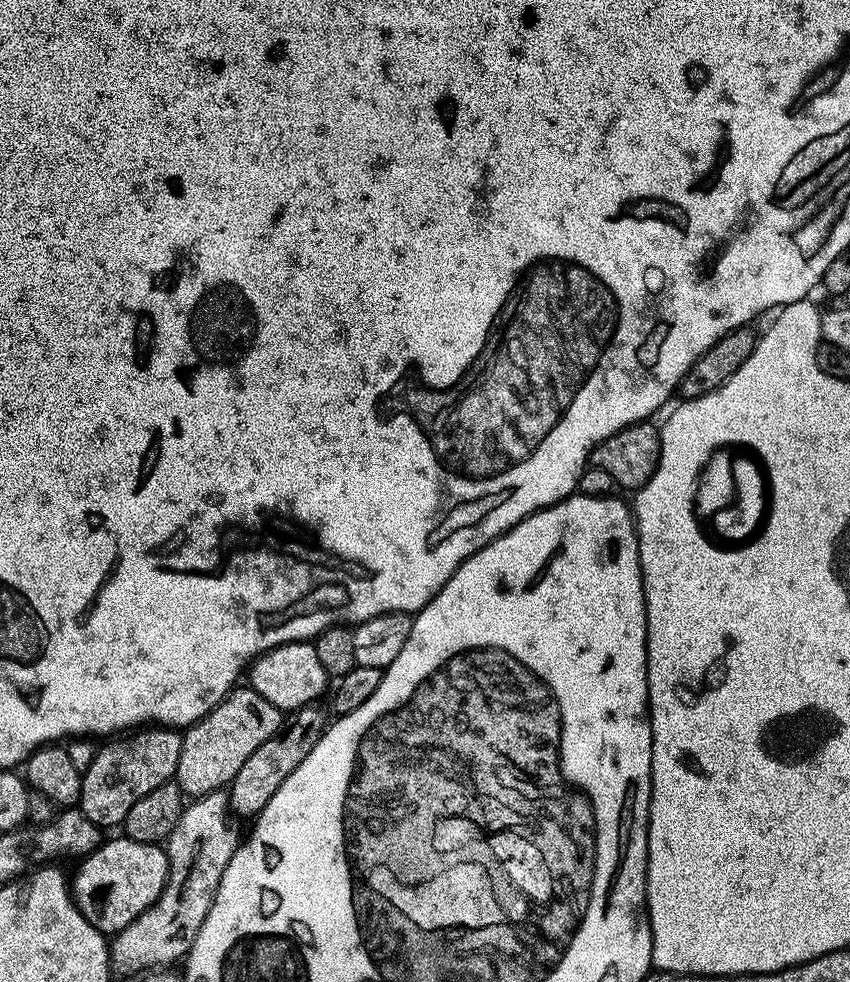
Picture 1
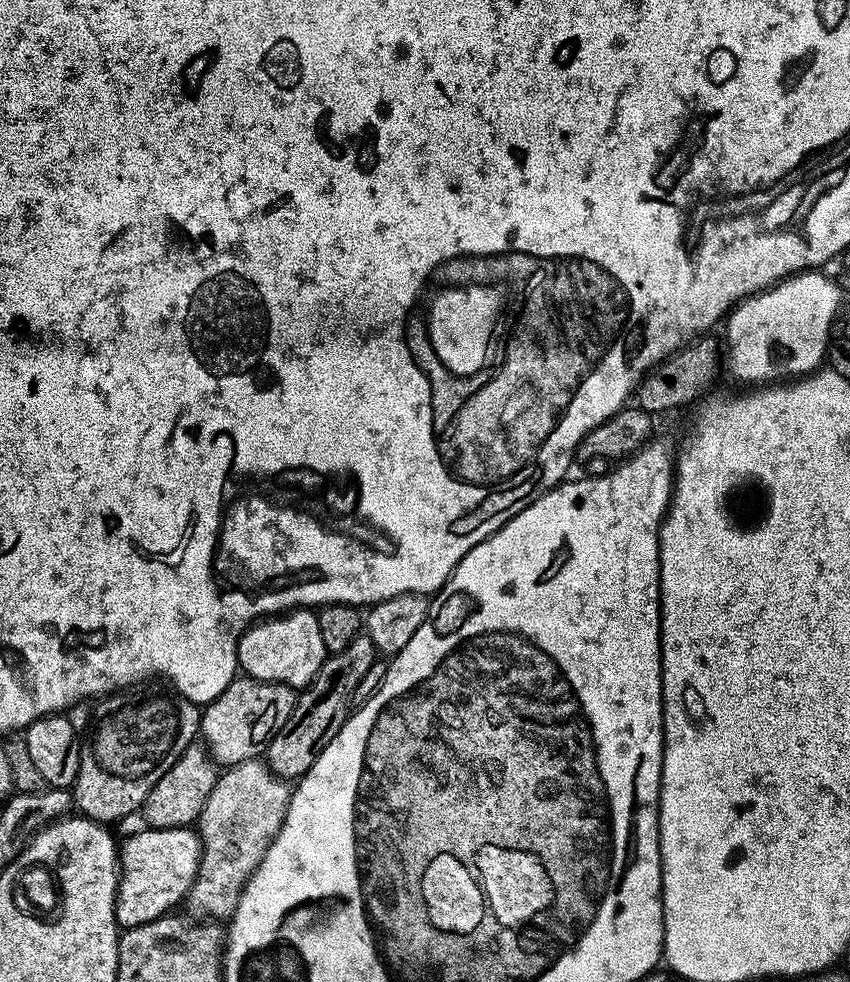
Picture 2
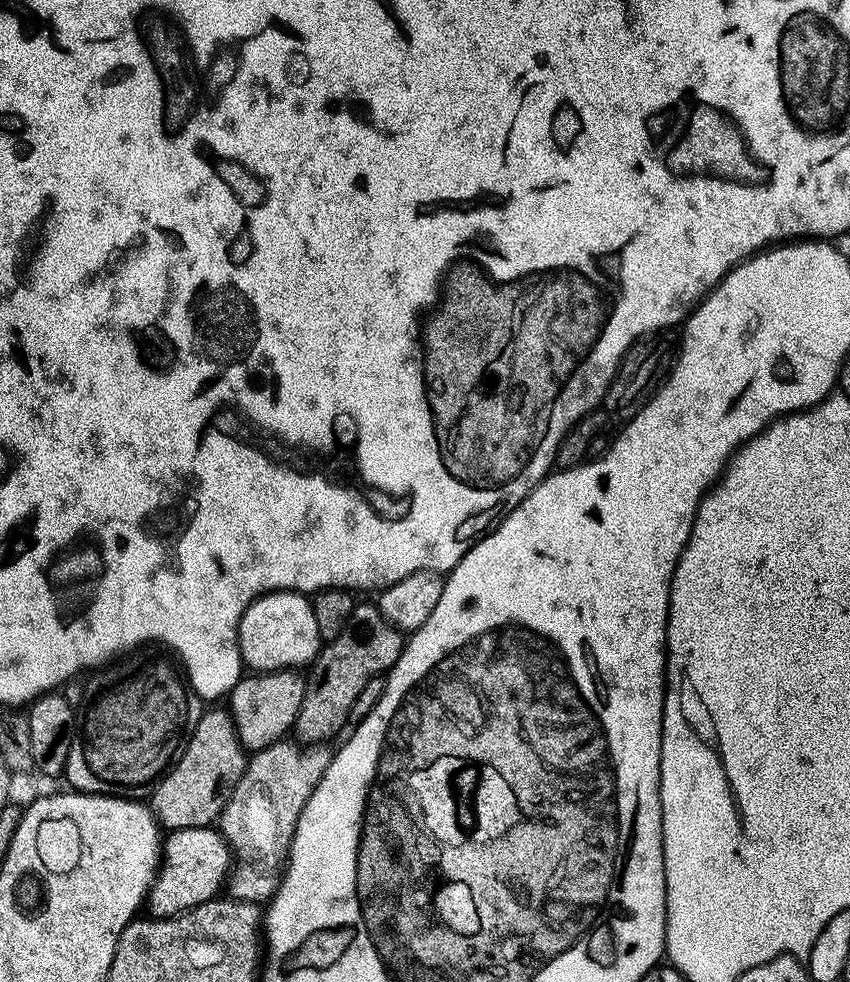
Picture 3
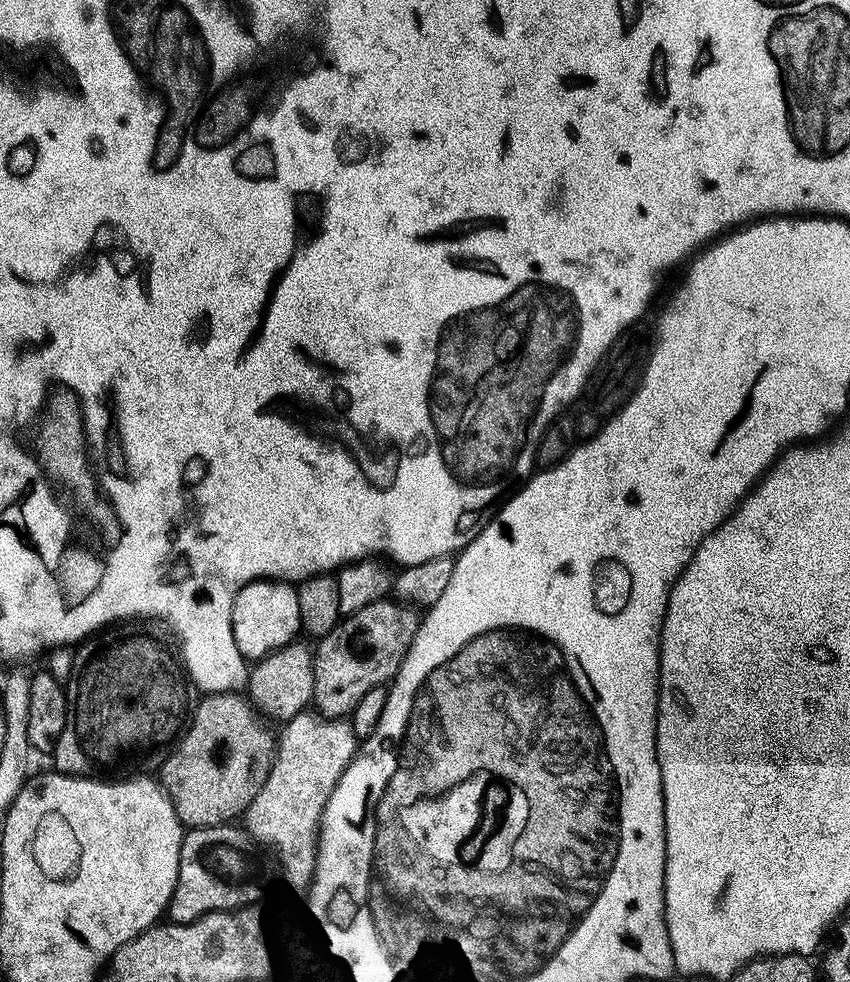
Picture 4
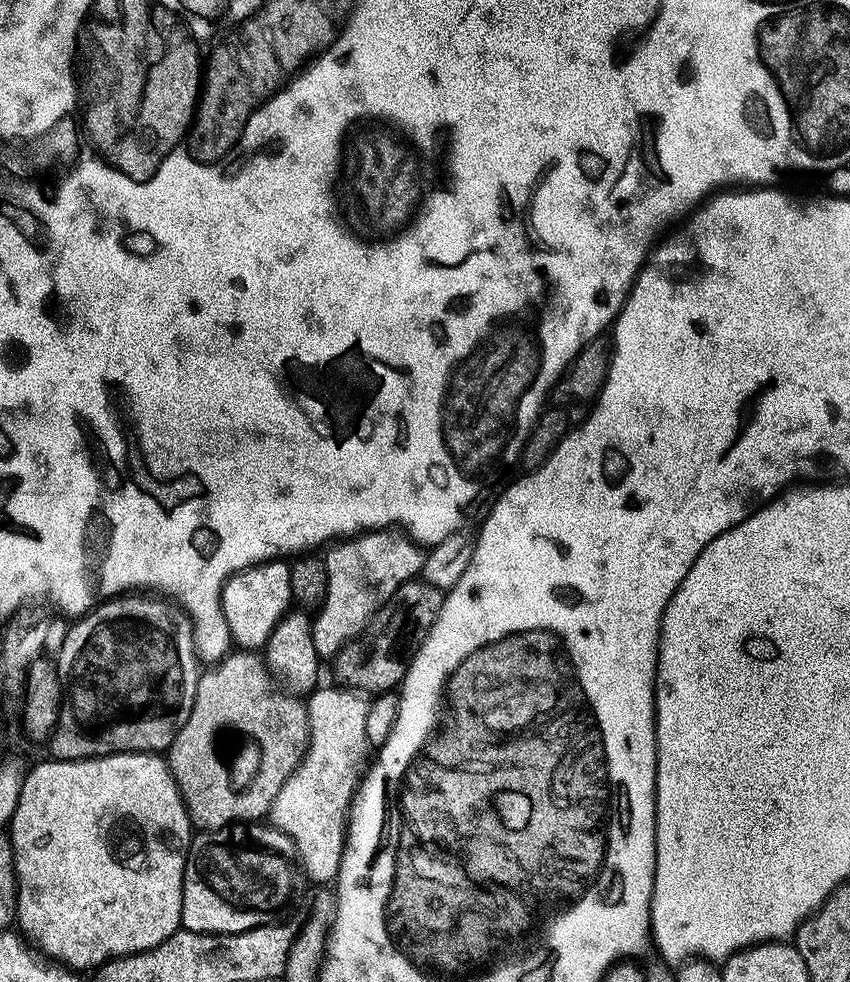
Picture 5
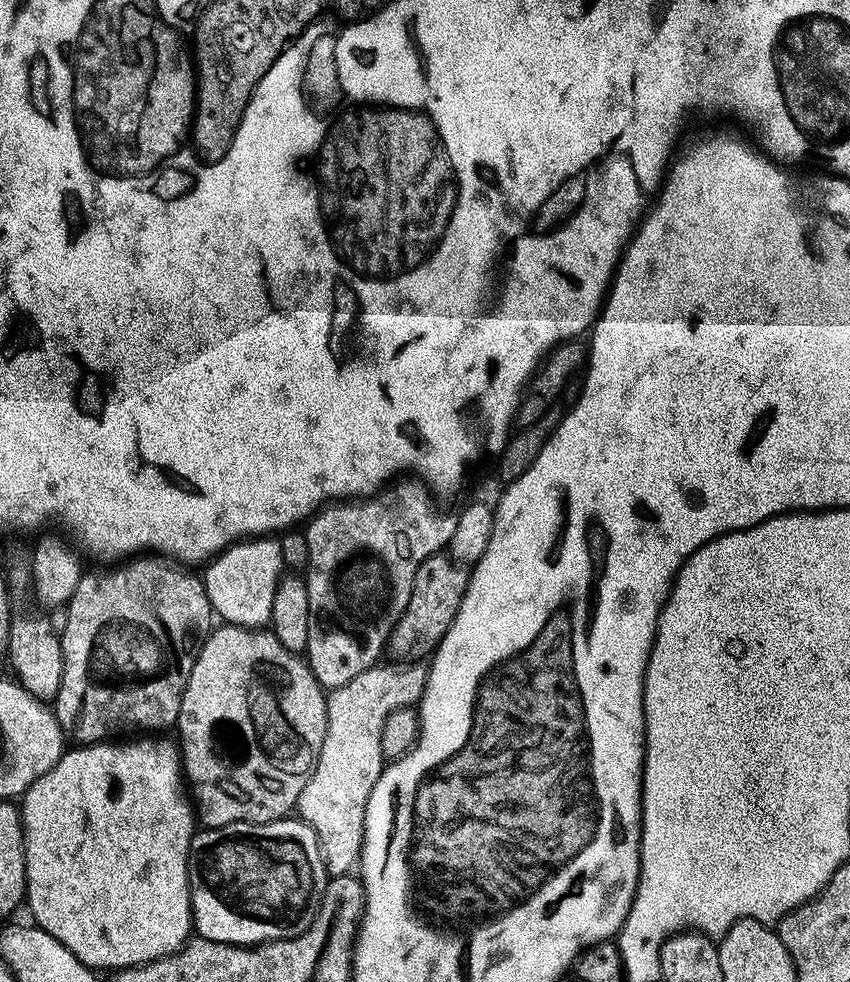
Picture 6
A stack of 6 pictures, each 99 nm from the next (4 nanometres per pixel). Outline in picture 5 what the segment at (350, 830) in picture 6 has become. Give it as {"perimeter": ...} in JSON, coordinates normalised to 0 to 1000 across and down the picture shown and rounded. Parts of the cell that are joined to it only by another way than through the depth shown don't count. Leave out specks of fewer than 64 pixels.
{"perimeter":[[[408,699],[381,700],[373,700],[361,710],[362,763],[332,804],[327,804],[318,828],[319,842],[342,853],[356,891],[359,888],[369,899],[376,900],[372,902],[389,901],[395,895],[409,842],[409,824],[435,777],[431,747],[434,710]]]}

